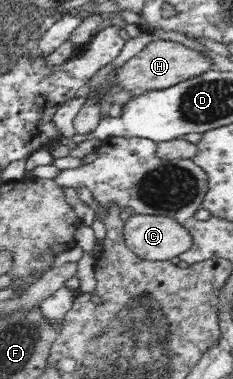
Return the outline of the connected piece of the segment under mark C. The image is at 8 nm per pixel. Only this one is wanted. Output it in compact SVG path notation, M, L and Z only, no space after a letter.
M133 214L124 221L124 238L129 249L144 260L169 260L189 251L191 228L165 215Z

